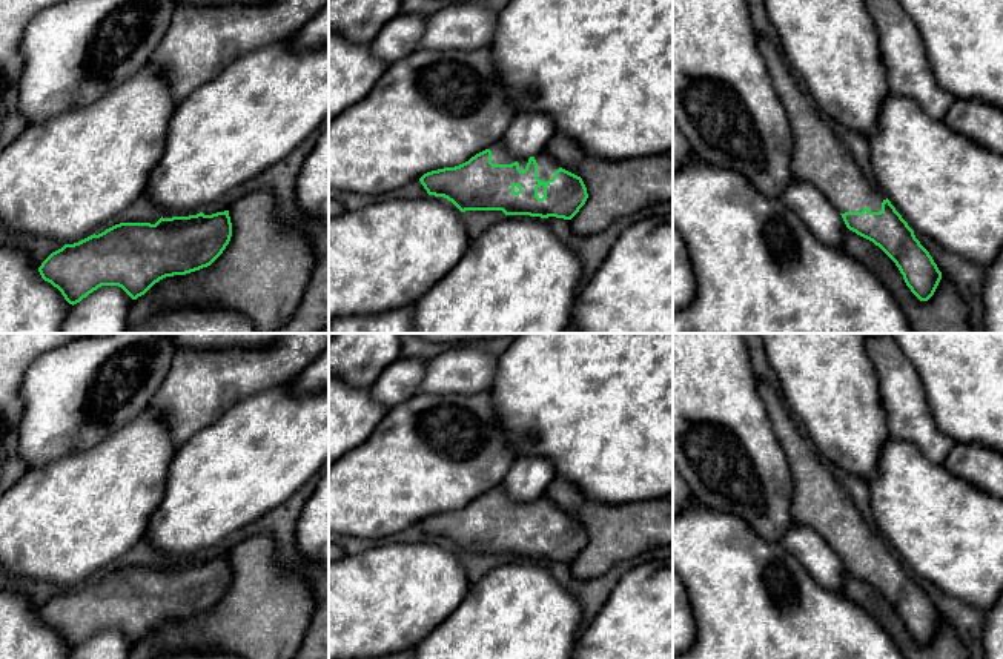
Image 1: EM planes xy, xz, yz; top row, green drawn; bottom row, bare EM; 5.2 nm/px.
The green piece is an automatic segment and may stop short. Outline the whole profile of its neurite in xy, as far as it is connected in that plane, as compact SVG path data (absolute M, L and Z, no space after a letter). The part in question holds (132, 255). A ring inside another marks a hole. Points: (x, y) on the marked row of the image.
M229 210L204 215L160 218L151 223L120 223L98 235L65 244L38 267L41 278L57 287L69 304L77 304L101 286L118 286L132 300L166 277L186 275L210 266L232 237Z

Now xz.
M502 140L459 166L427 172L419 181L429 195L447 198L461 212L502 210L505 215L571 220L588 198L582 178L562 169L545 151L518 160Z

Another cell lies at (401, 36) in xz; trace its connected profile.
M398 14L372 40L373 55L392 66L416 52L421 45L429 17L421 14Z

